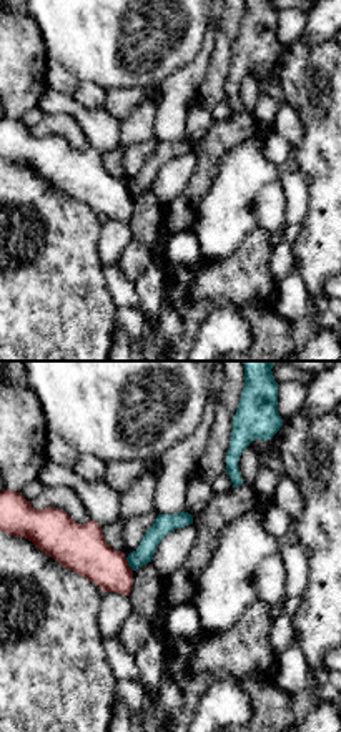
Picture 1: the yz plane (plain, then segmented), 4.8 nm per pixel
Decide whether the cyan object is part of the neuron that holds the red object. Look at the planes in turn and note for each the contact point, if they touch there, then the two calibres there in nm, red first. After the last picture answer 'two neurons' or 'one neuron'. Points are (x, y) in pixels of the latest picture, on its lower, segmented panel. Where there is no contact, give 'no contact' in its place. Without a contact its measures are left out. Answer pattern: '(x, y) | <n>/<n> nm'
(127, 564) | 240/90 nm

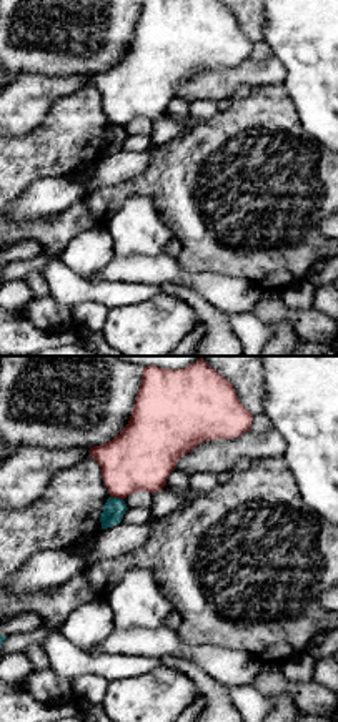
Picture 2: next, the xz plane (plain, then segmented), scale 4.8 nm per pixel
(117, 496) | 320/110 nm

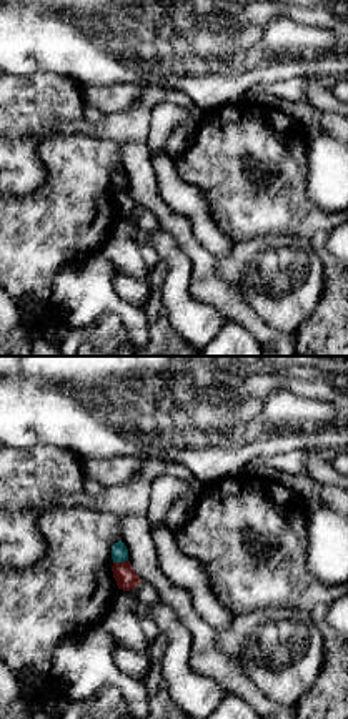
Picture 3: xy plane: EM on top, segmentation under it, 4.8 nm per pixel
(120, 563) | 110/80 nm

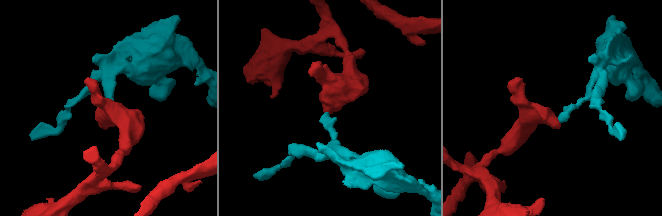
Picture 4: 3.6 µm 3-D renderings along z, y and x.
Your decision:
two neurons

